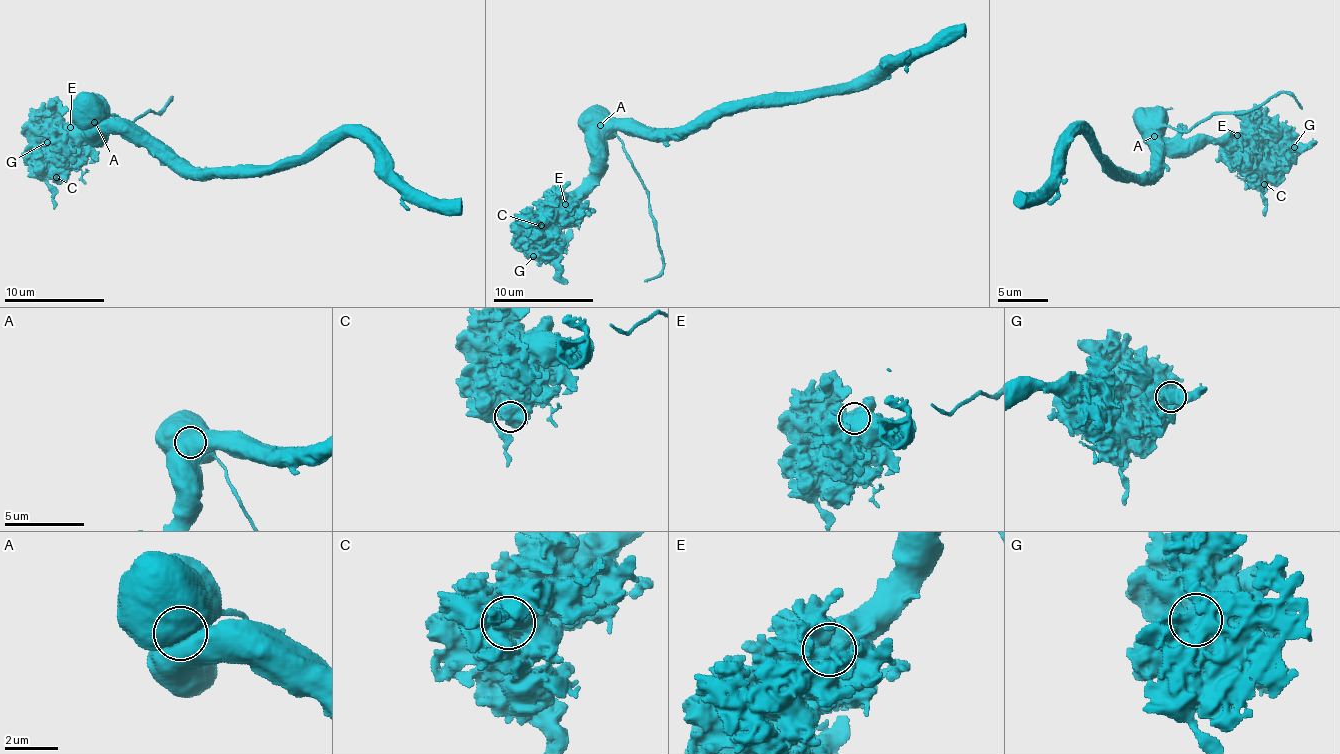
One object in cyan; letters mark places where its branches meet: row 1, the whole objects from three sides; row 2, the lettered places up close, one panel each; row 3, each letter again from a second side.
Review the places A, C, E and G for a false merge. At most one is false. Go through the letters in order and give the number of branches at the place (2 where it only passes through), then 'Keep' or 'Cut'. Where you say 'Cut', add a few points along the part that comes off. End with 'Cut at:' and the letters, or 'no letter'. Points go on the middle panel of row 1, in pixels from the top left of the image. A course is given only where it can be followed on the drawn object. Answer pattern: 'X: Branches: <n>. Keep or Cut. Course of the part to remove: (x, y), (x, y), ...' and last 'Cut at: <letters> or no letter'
A: Branches: 1. Cut. Course of the part to remove: (599, 126), (623, 144), (649, 200), (662, 271), (645, 280)
C: Branches: 2. Keep
E: Branches: 1. Keep
G: Branches: 1. Keep
Cut at: A

